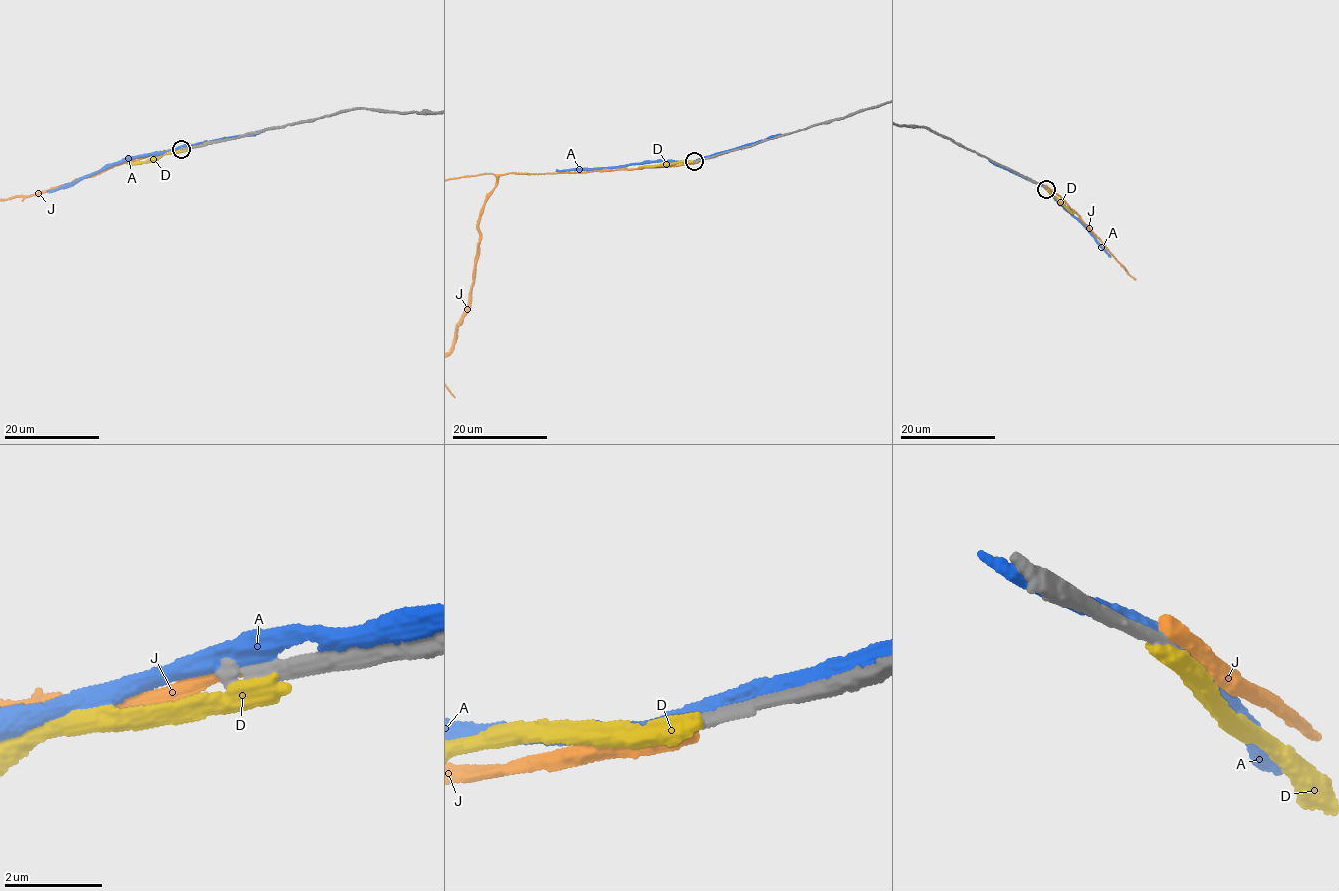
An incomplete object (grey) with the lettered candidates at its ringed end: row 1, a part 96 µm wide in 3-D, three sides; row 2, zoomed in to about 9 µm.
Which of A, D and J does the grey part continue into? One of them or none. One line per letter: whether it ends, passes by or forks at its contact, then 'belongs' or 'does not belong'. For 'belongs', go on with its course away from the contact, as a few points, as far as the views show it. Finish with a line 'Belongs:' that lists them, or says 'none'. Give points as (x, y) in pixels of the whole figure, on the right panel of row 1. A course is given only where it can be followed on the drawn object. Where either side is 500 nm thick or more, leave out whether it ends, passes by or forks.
A: it passes by; does not belong
D: does not belong
J: it ends; does not belong
Belongs: none

